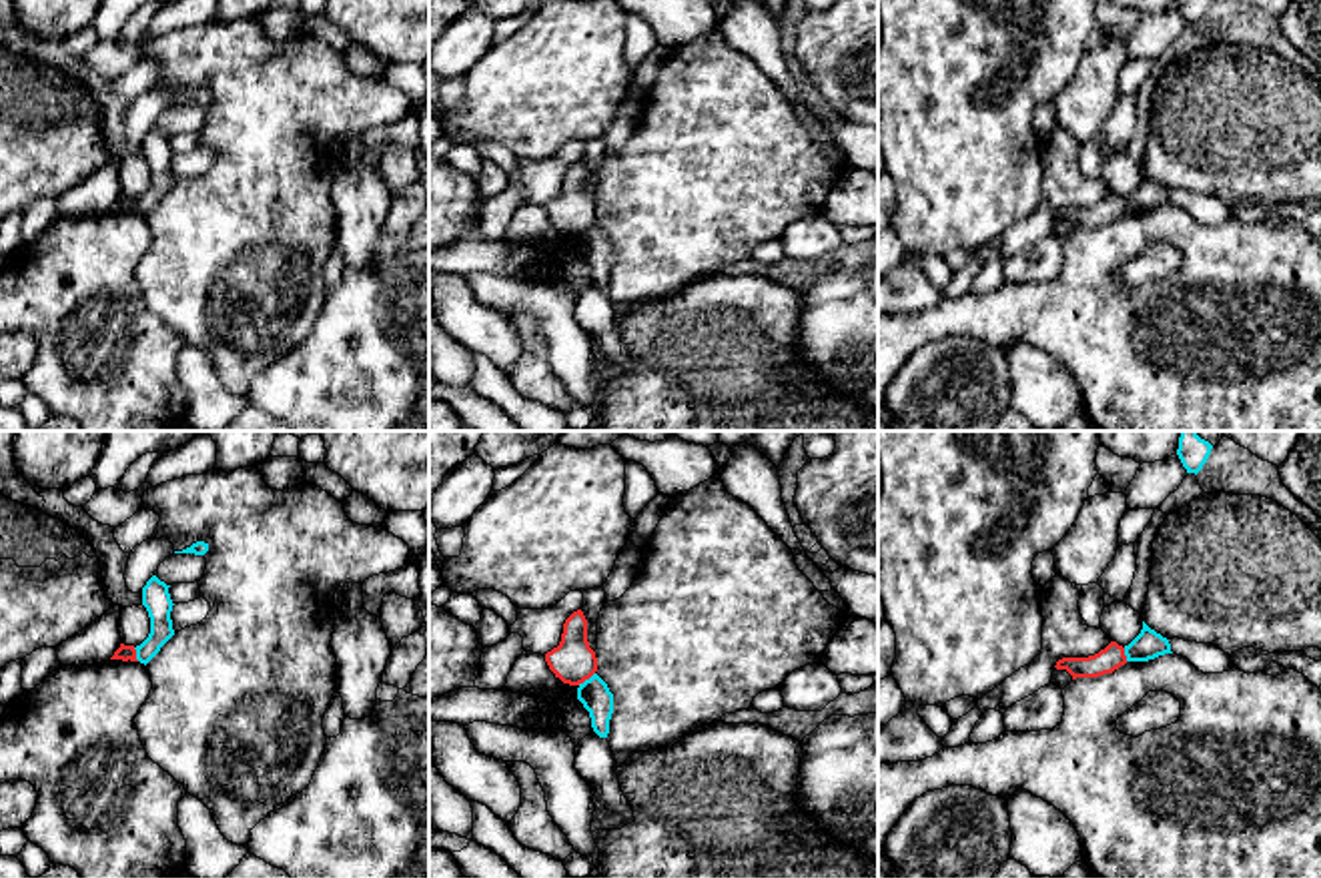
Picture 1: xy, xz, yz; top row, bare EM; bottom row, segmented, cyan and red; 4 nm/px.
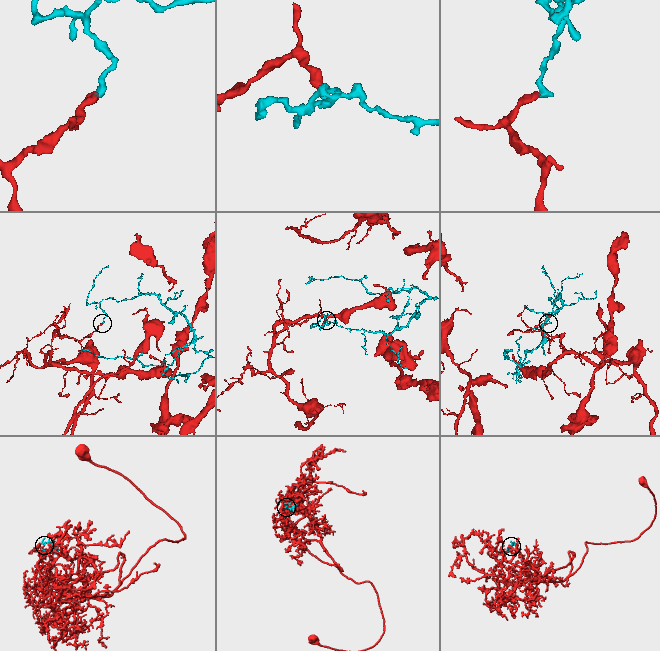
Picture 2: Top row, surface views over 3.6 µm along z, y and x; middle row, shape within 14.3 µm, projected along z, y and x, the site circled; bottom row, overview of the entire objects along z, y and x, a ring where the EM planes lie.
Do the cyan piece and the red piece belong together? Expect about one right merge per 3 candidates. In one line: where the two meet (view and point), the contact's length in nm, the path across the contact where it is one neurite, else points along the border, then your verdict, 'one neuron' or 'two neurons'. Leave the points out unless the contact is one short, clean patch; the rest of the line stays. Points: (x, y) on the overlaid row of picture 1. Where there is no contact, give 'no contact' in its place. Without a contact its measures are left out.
xz (586, 680) | 90 nm | along xz (594, 672), (578, 684) | two neurons

